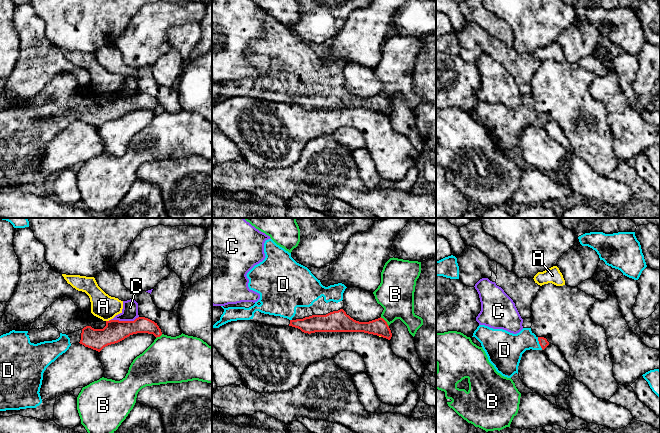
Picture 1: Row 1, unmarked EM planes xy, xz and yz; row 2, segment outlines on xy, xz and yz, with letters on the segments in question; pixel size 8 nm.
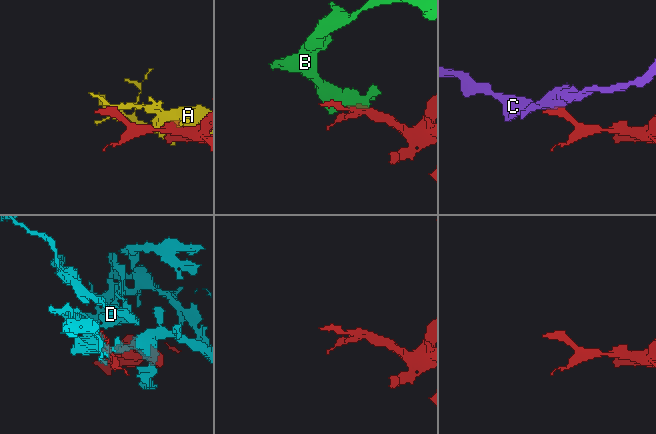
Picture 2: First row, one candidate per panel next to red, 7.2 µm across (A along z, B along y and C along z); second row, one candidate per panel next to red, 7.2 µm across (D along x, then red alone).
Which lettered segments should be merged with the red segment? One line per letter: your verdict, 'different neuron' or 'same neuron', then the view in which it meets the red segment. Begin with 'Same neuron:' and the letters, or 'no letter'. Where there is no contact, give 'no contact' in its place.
Same neuron: D
A: different neuron; meets red in xy
B: different neuron; meets red in xz
C: different neuron; meets red in xy
D: same neuron; meets red in yz

